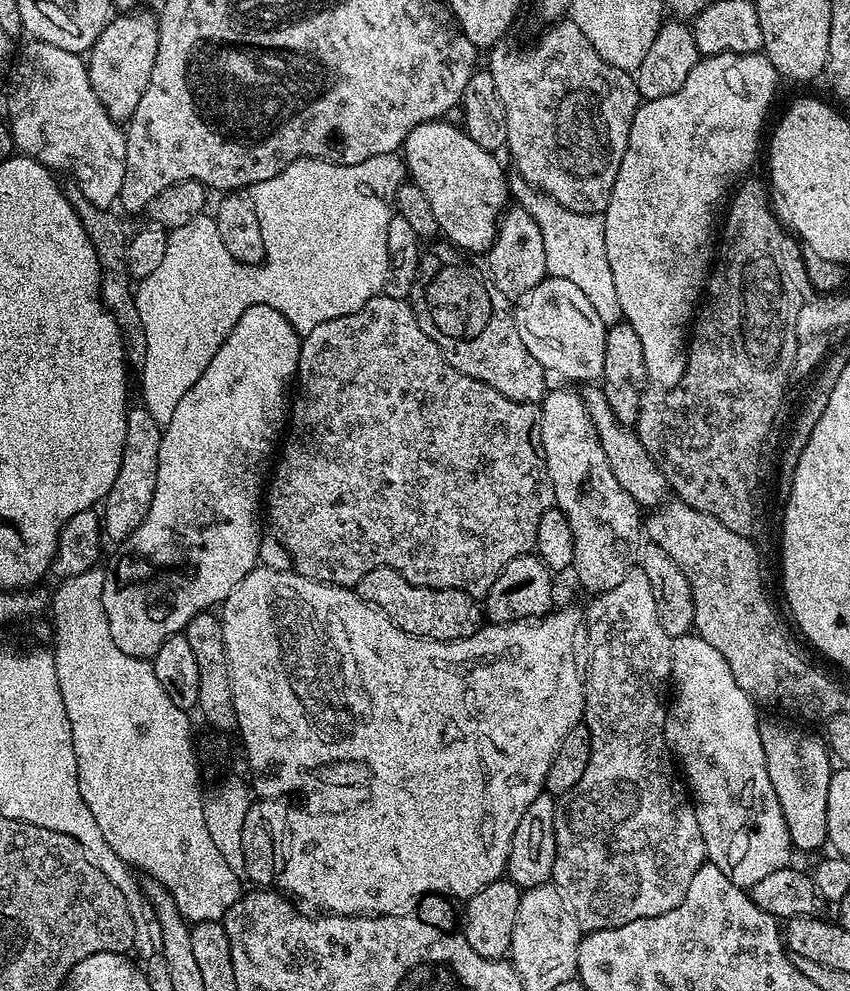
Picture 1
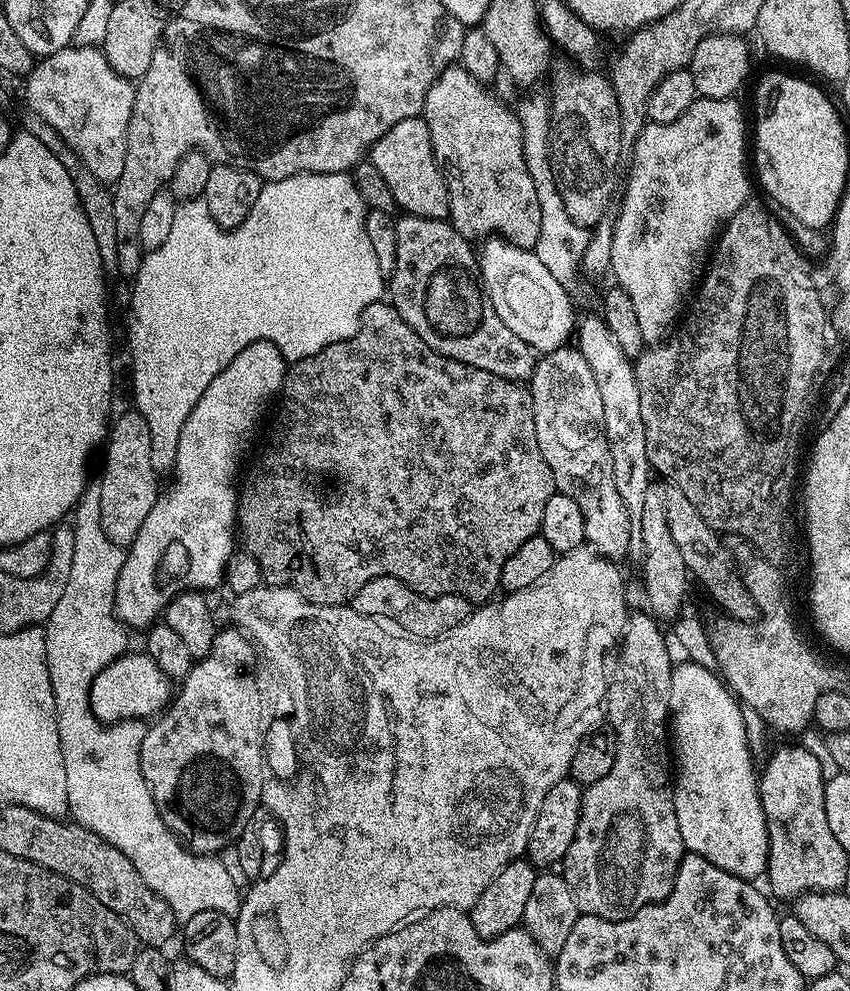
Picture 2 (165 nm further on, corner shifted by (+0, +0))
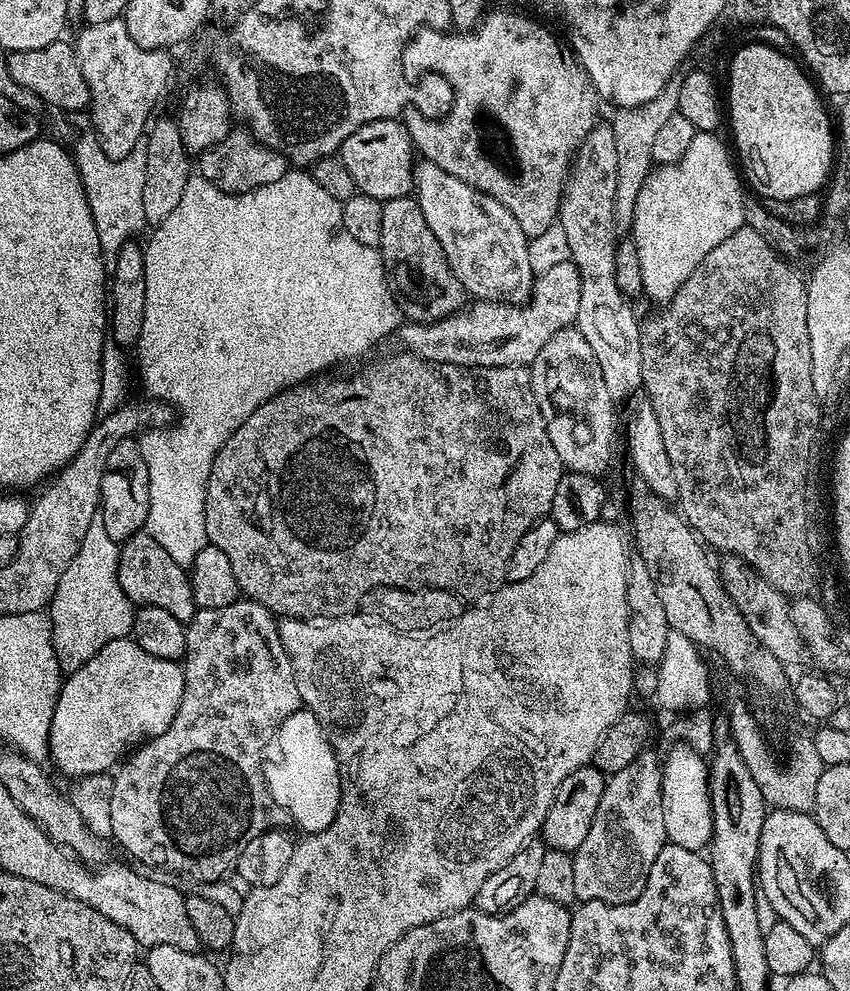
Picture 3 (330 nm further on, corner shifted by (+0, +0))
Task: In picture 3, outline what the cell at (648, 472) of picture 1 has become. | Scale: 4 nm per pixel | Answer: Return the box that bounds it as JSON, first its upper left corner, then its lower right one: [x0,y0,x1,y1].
[718,555,805,662]

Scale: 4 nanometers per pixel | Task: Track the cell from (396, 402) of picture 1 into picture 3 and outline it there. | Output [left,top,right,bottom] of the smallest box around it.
[204,350,566,618]

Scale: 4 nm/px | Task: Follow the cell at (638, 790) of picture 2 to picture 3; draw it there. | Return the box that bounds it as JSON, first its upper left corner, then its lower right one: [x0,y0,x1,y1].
[572,750,668,904]

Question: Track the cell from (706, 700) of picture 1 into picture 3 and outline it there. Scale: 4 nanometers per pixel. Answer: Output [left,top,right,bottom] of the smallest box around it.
[662,742,712,852]

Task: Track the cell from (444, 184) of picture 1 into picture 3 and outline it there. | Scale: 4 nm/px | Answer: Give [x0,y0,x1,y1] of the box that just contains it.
[338,119,414,202]

